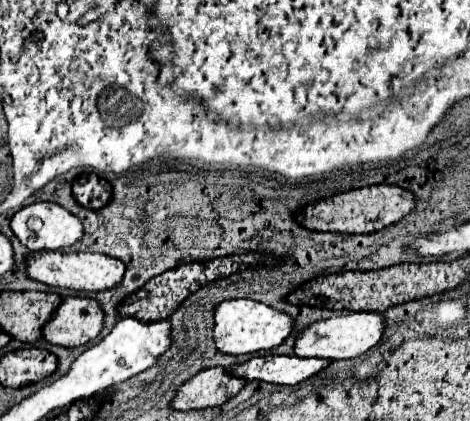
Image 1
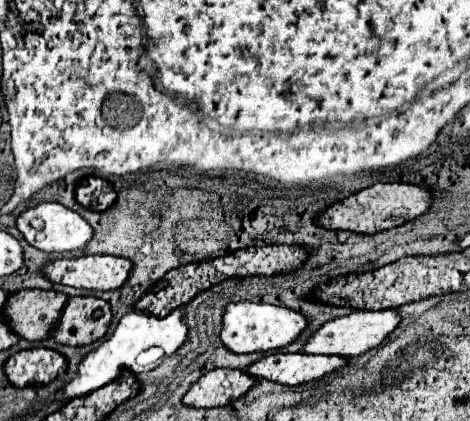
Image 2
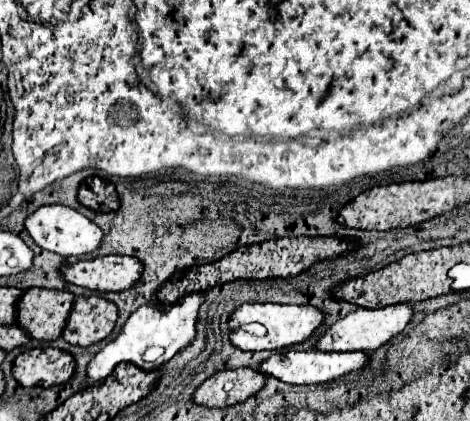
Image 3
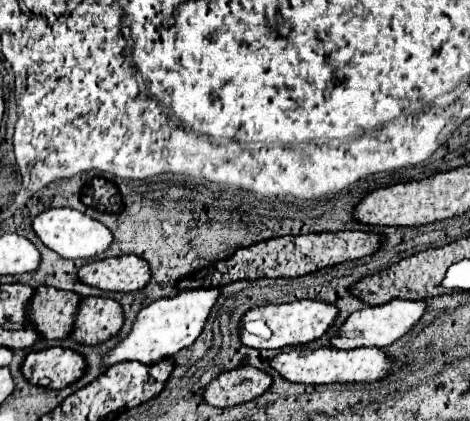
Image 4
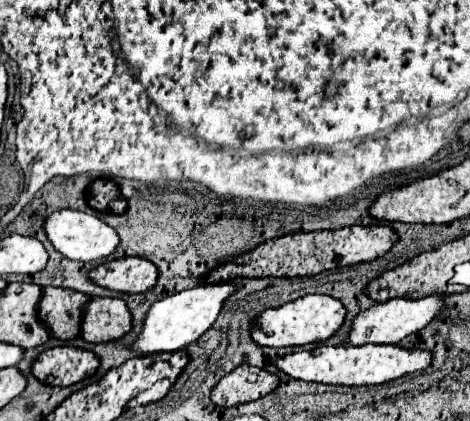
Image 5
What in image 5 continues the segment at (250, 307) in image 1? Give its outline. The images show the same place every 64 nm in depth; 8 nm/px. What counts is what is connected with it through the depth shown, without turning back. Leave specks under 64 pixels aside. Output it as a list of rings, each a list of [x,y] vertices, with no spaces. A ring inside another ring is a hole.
[[[310,294],[310,296],[302,296],[294,302],[288,302],[284,306],[264,310],[256,318],[250,336],[252,336],[252,342],[256,342],[260,346],[270,346],[270,348],[304,346],[304,344],[322,342],[322,340],[330,338],[342,326],[342,320],[344,320],[344,308],[342,308],[340,300],[324,296],[324,294]]]

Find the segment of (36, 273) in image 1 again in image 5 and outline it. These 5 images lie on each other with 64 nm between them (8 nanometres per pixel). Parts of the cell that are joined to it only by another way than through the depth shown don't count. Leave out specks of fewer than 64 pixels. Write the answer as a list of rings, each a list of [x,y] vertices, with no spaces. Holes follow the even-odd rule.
[[[116,258],[104,264],[98,264],[90,270],[88,278],[102,288],[116,292],[146,292],[156,284],[156,266],[146,258]]]

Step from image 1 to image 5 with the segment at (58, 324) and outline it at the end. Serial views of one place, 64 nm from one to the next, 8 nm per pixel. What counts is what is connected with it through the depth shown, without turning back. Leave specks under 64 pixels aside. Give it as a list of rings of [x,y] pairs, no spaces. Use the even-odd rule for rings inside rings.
[[[92,298],[82,314],[80,338],[94,344],[112,342],[130,332],[130,324],[128,306],[120,298]]]

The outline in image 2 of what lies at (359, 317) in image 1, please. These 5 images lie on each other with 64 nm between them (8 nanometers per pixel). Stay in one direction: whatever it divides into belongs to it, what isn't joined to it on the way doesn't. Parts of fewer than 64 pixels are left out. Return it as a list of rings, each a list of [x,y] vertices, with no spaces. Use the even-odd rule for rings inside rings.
[[[352,310],[348,316],[340,316],[334,320],[328,320],[326,324],[322,324],[304,344],[302,352],[304,354],[326,354],[326,356],[344,356],[344,358],[354,358],[360,356],[376,346],[382,344],[382,340],[398,326],[400,322],[400,314],[396,310],[378,310],[378,312],[370,312],[370,310]]]

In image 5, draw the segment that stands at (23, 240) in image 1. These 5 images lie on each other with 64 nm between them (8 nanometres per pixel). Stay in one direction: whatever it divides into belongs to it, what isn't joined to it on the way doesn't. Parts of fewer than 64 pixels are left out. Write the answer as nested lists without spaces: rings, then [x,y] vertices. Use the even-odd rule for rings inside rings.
[[[56,210],[56,212],[52,212],[44,220],[42,228],[44,228],[48,240],[52,242],[52,246],[60,254],[70,258],[70,260],[82,260],[82,262],[102,260],[108,254],[112,254],[116,244],[118,244],[118,236],[108,224],[104,224],[96,216],[90,216],[90,214],[84,214],[84,212],[76,212],[76,210]]]

